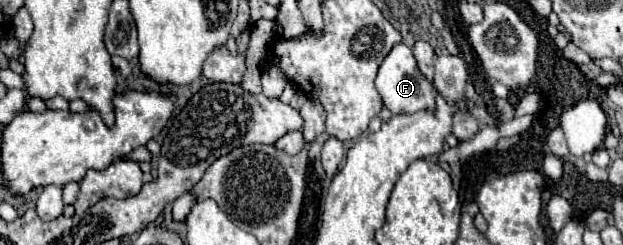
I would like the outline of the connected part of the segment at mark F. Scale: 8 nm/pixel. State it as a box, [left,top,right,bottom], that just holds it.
[375,44,437,114]

